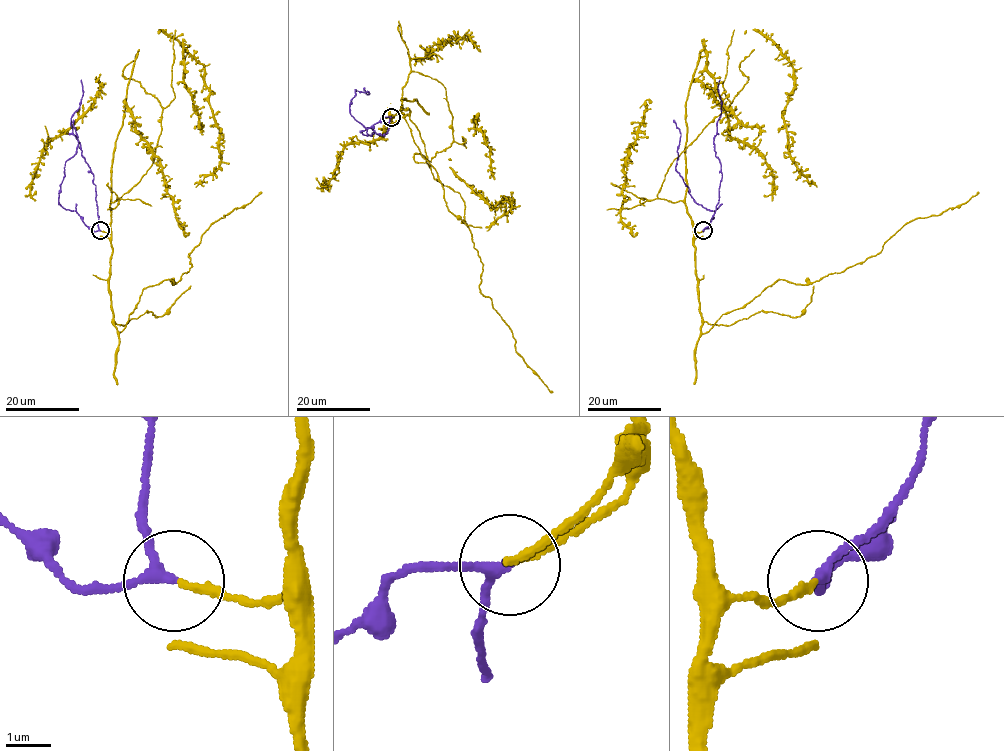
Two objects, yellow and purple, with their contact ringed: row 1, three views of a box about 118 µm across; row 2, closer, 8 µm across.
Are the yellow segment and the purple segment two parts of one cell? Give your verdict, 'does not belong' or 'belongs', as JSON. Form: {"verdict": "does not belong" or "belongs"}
{"verdict": "belongs"}

